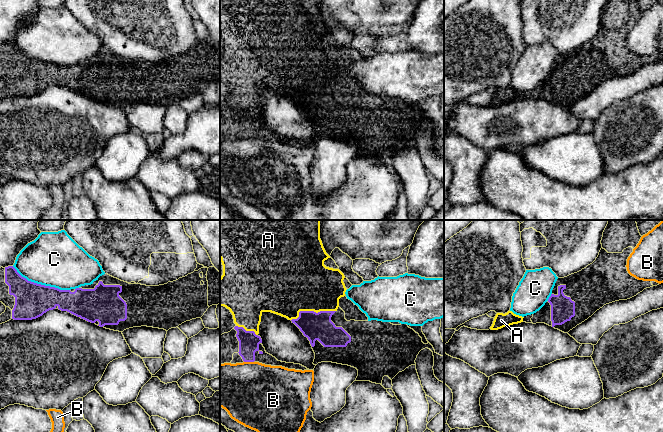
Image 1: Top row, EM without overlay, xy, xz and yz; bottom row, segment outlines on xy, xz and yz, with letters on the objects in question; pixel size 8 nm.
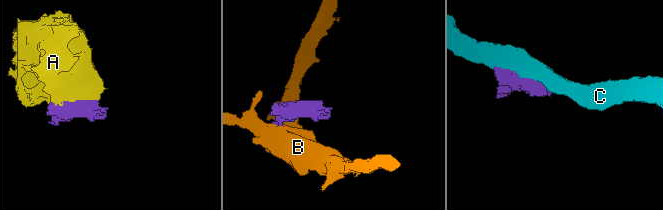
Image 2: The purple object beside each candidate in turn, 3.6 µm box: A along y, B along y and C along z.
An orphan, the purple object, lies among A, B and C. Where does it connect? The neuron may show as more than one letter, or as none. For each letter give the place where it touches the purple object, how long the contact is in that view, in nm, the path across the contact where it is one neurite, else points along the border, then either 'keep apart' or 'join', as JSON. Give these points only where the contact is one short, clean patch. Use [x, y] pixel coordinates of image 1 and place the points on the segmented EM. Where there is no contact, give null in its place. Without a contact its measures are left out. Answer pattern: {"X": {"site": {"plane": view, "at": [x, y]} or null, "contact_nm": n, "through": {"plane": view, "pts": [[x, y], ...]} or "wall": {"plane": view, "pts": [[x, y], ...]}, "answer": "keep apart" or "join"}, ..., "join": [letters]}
{"A": {"site": {"plane": "xz", "at": [311, 311]}, "contact_nm": 360, "answer": "keep apart"}, "B": {"site": {"plane": "xz", "at": [249, 361]}, "contact_nm": 80, "wall": {"plane": "xz", "pts": [[244, 361], [253, 362]]}, "answer": "keep apart"}, "C": {"site": {"plane": "xy", "at": [40, 284]}, "contact_nm": 500, "answer": "keep apart"}, "join": []}

